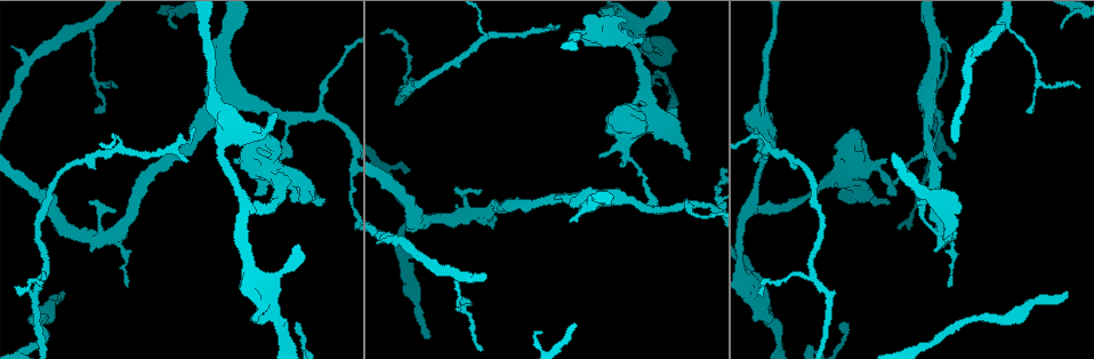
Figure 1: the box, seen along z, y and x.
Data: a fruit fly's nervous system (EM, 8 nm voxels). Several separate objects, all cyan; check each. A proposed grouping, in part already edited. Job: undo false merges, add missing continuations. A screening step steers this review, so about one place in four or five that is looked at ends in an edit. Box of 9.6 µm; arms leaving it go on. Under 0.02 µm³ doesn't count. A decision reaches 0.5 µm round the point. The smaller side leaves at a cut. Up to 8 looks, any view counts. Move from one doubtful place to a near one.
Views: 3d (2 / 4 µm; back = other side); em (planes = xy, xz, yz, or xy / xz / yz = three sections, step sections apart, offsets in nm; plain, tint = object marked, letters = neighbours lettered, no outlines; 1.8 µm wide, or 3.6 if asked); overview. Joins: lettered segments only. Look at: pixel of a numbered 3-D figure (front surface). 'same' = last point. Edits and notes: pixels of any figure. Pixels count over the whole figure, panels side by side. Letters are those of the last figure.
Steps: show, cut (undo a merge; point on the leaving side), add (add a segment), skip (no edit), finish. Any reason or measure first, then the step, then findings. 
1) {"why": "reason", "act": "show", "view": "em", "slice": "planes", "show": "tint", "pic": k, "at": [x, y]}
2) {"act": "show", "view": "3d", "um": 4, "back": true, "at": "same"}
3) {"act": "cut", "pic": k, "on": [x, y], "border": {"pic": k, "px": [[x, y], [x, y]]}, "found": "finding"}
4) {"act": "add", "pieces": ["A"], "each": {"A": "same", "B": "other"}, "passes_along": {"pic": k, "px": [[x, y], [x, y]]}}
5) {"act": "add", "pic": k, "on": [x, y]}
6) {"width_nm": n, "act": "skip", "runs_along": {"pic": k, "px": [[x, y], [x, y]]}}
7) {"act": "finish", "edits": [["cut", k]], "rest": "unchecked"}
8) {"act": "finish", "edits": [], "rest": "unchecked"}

{"why": "free end", "act": "show", "view": "3d", "um": 2, "pic": 1, "at": [428, 338]}

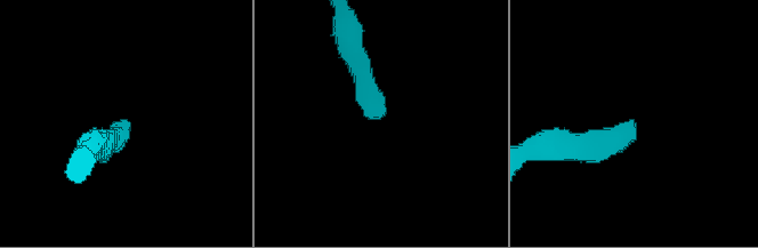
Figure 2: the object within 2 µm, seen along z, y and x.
{"act": "show", "view": "em", "slice": "yz", "step": 8, "show": "tint", "pic": 2, "at": [384, 116]}

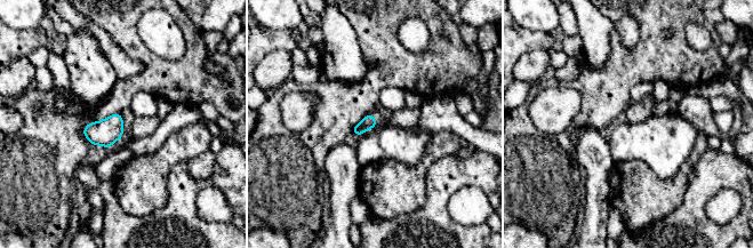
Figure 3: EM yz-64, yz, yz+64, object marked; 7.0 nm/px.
{"act": "show", "view": "em", "slice": "planes", "show": "letters", "at": "same"}

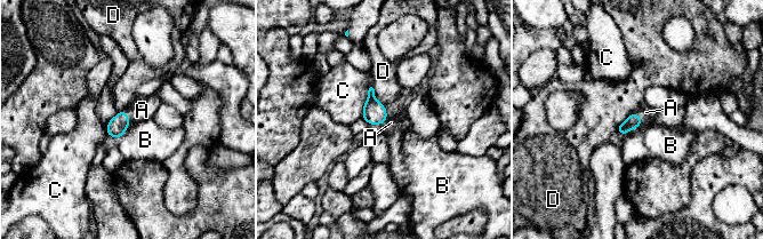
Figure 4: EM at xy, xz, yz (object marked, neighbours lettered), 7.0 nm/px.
{"act": "add", "pieces": ["A"], "each": {"A": "same", "B": "other", "C": "other", "D": "other"}, "passes_along": {"pic": 4, "px": [[117, 126], [127, 117], [142, 110]]}, "found": "the neuron continues"}

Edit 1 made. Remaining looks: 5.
{"why": "tapers out", "act": "show", "view": "3d", "um": 4, "pic": 1, "at": [950, 286]}

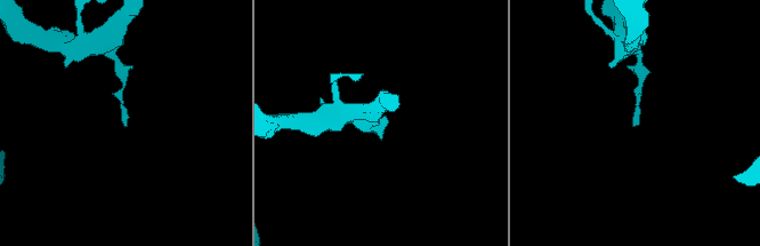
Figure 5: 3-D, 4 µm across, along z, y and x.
{"act": "show", "view": "em", "slice": "planes", "show": "letters", "pic": 5, "at": [632, 126]}

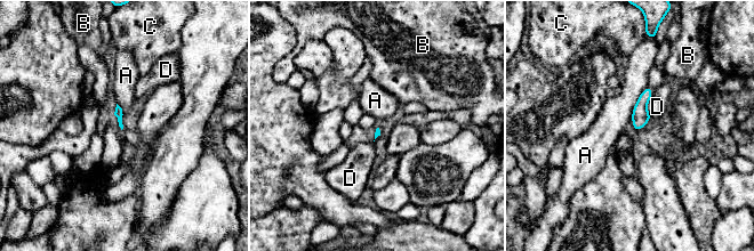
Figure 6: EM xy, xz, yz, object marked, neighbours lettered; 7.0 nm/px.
{"act": "skip", "each": {"A": "other", "B": "other", "C": "other", "D": "other"}, "found": "no lettered segment goes on from it"}

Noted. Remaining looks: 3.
{"why": "free end", "act": "show", "view": "em", "slice": "yz", "step": 16, "show": "letters", "pic": 1, "at": [323, 201]}

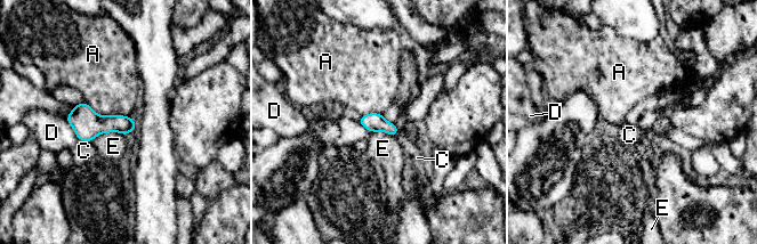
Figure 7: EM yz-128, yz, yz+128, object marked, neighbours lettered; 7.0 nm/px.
{"act": "show", "view": "em", "slice": "xz", "step": 4, "show": "letters", "at": "same"}

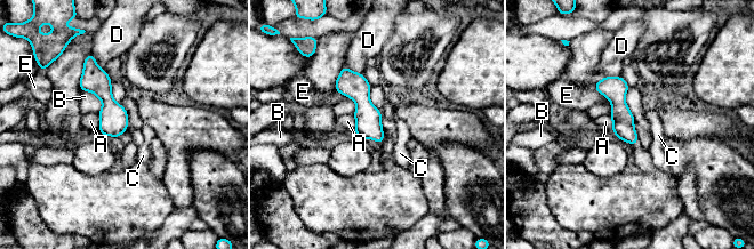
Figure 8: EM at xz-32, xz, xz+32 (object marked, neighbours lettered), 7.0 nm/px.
{"act": "skip", "each": {"A": "other", "B": "other", "C": "other", "D": "other", "E": "other"}, "runs_along": {"pic": 8, "px": [[344, 70], [380, 139]]}, "found": "no lettered segment goes on from it"}

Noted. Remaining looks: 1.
{"act": "finish", "edits": [["add", 4]], "rest": "unchecked"}

